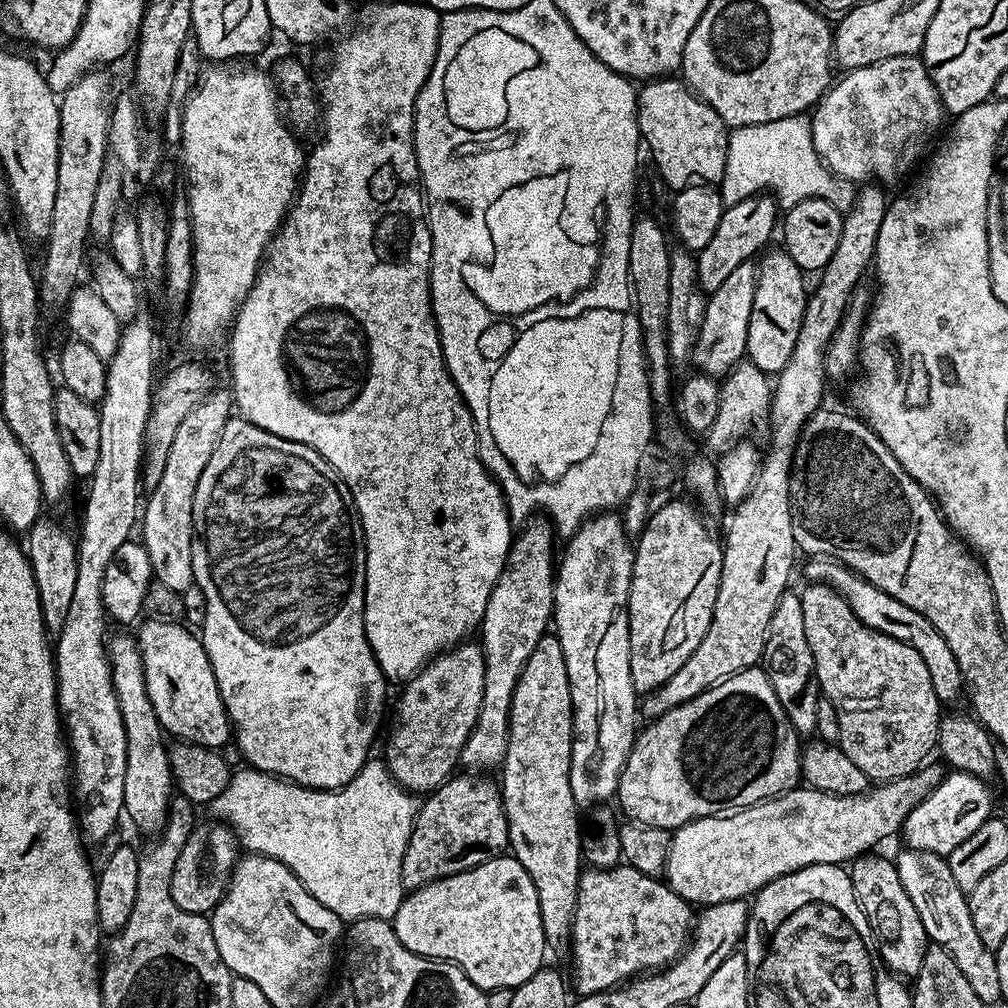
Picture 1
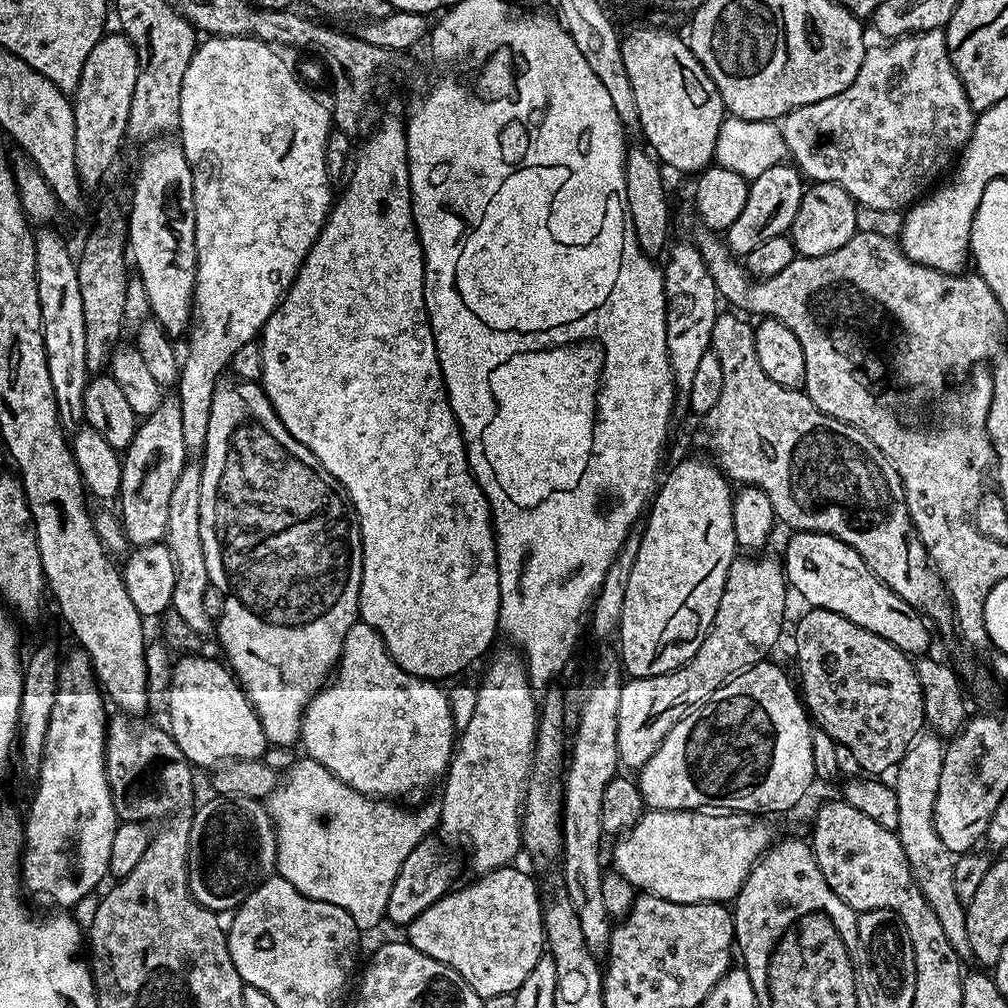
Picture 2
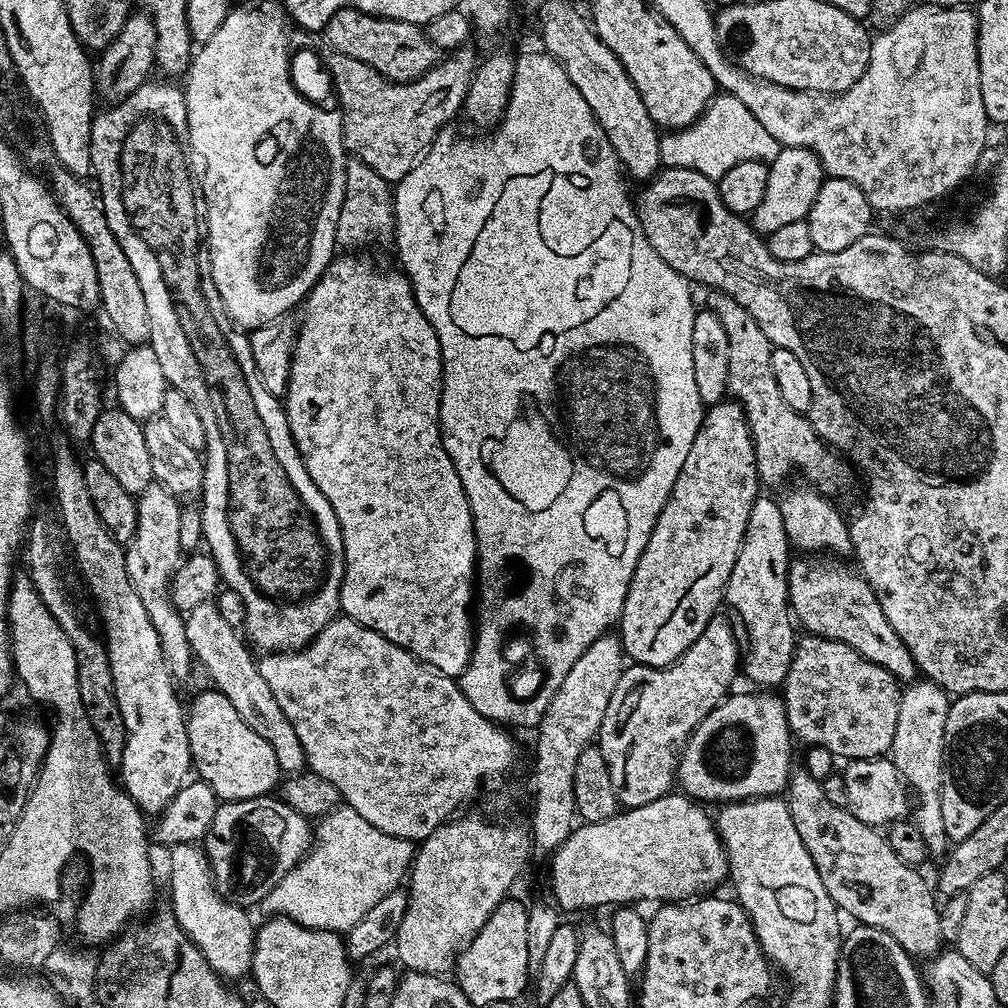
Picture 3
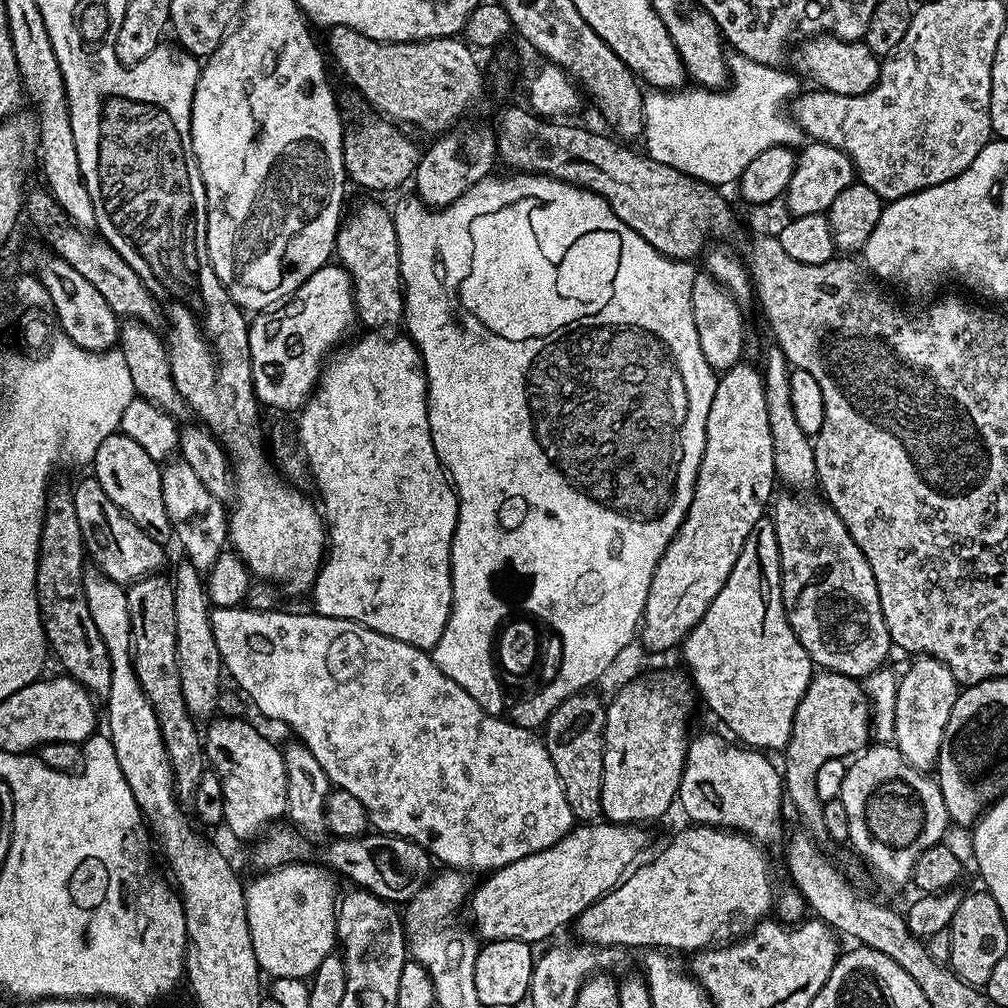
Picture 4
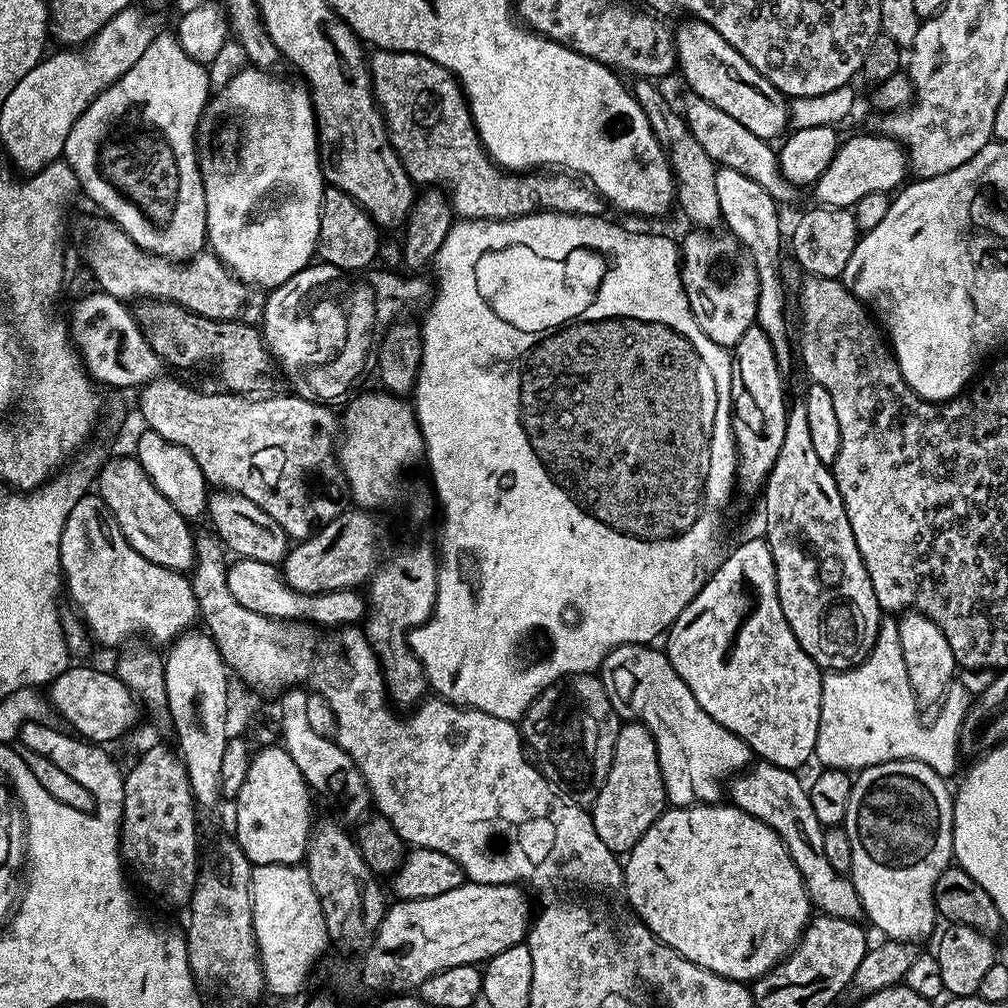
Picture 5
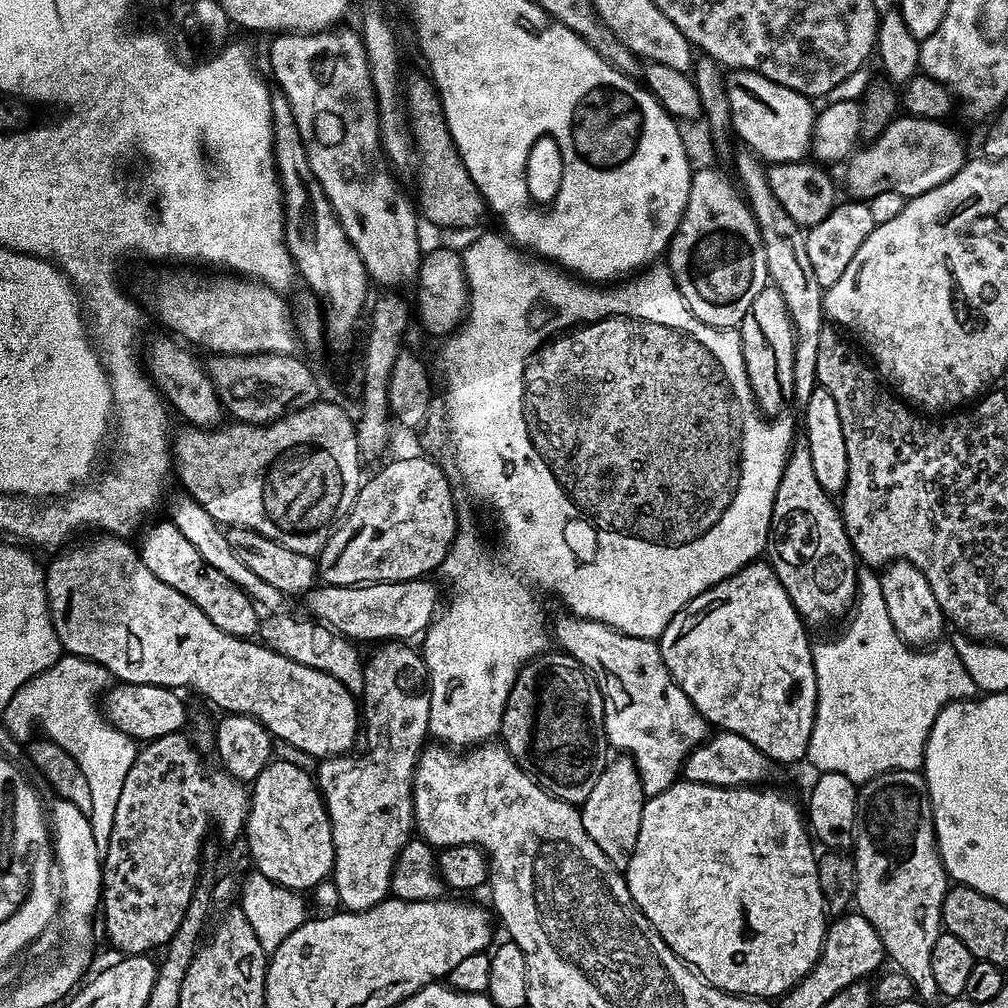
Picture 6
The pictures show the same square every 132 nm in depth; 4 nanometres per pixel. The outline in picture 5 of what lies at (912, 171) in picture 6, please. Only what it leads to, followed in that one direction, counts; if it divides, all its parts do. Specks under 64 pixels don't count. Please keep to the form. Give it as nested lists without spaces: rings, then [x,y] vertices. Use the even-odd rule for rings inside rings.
[[[852,136],[845,139],[836,149],[834,158],[826,170],[822,170],[822,178],[818,178],[814,191],[821,205],[826,208],[851,209],[866,194],[875,192],[895,193],[905,183],[909,175],[908,153],[904,145],[889,136]]]

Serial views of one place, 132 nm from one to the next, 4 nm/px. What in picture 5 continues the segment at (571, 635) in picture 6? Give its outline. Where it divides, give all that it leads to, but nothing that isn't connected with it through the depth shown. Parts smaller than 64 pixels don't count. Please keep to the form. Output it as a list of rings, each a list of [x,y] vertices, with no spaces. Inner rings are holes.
[[[623,644],[606,654],[598,675],[621,721],[644,724],[654,738],[669,805],[717,803],[725,781],[753,763],[751,746],[698,706],[698,698],[674,670],[667,651],[659,652],[652,644]]]

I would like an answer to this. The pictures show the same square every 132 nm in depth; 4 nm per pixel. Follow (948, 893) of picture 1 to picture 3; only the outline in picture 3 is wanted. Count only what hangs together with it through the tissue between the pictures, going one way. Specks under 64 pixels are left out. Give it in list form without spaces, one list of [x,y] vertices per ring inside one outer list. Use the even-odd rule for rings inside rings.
[[[920,678],[909,683],[900,693],[898,726],[894,730],[890,753],[891,763],[914,797],[910,816],[918,826],[918,834],[925,839],[927,855],[932,858],[943,857],[950,847],[946,826],[942,823],[942,782],[946,755],[944,731],[949,703],[949,693],[931,680]]]

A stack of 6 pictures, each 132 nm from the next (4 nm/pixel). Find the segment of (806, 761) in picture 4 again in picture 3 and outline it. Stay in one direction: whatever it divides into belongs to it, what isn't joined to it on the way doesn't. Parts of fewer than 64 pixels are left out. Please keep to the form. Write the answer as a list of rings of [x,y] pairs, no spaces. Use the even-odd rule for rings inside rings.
[[[804,634],[796,641],[796,649],[792,655],[790,670],[782,685],[782,699],[784,701],[784,709],[786,710],[786,718],[788,719],[788,729],[791,730],[793,737],[799,743],[801,740],[802,743],[808,744],[807,746],[811,746],[812,748],[825,748],[832,752],[833,757],[840,758],[840,756],[844,756],[843,759],[845,761],[870,760],[876,762],[879,761],[879,756],[887,757],[892,751],[894,730],[898,726],[898,706],[900,705],[901,691],[901,685],[898,683],[896,677],[890,674],[890,670],[886,670],[882,666],[866,660],[862,654],[858,654],[858,650],[846,646],[846,642],[838,642],[830,638]],[[793,771],[788,777],[786,799],[790,818],[794,818],[794,827],[802,837],[802,846],[806,846],[818,870],[818,878],[822,878],[822,886],[826,886],[826,894],[830,894],[837,909],[845,917],[853,916],[860,924],[869,924],[886,930],[913,957],[930,958],[937,955],[944,942],[941,938],[941,916],[937,895],[913,865],[902,862],[902,858],[898,858],[898,854],[890,850],[887,835],[873,825],[859,820],[848,808],[830,806],[821,781],[815,780],[811,771]]]

